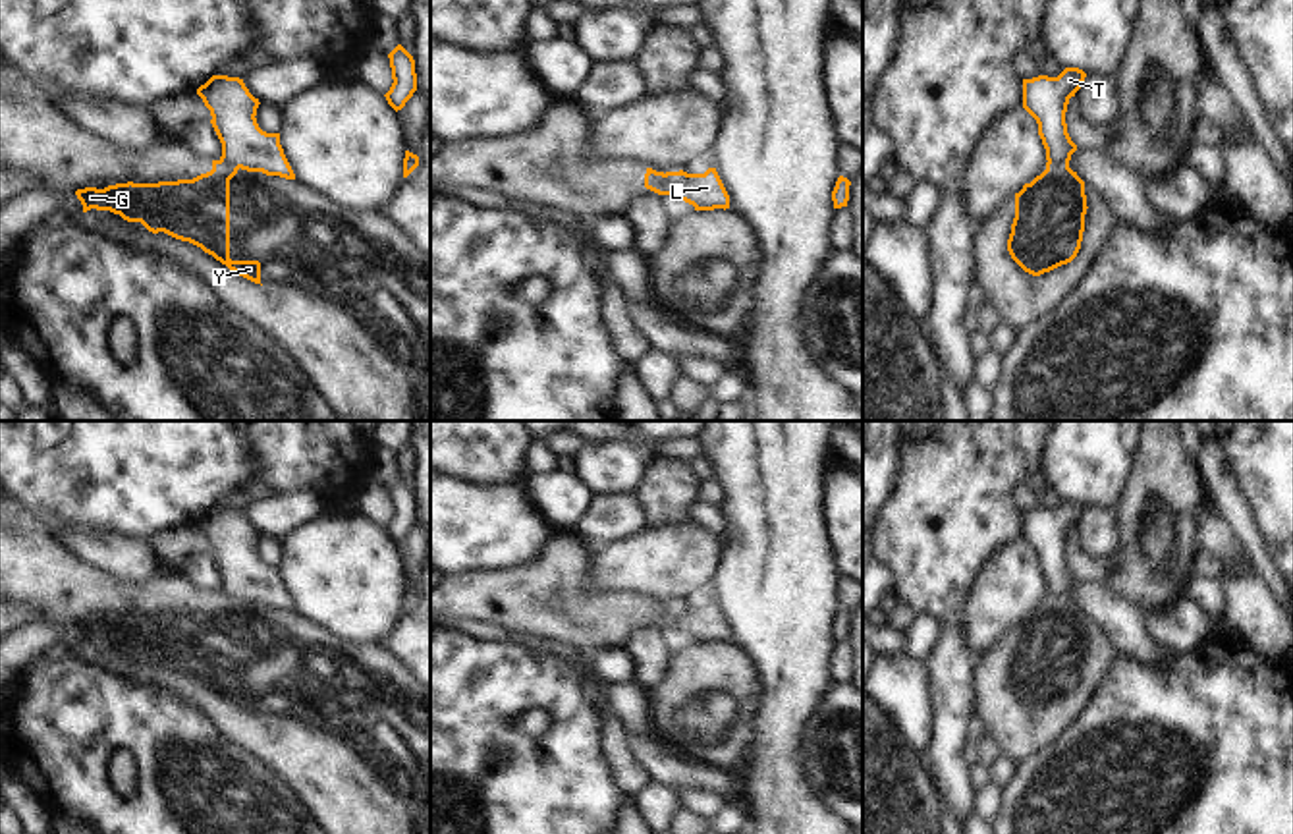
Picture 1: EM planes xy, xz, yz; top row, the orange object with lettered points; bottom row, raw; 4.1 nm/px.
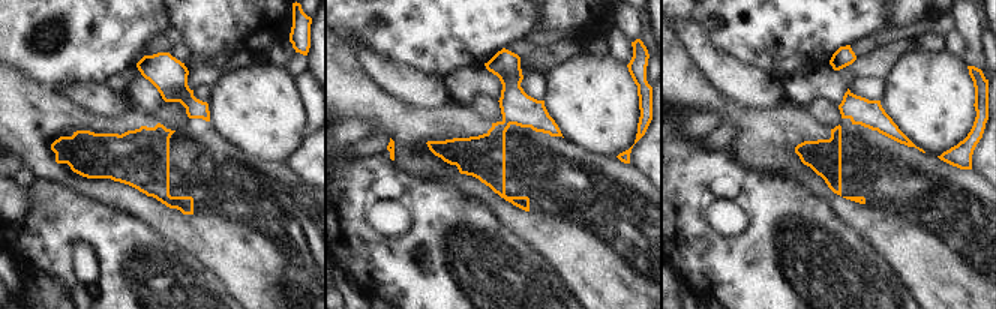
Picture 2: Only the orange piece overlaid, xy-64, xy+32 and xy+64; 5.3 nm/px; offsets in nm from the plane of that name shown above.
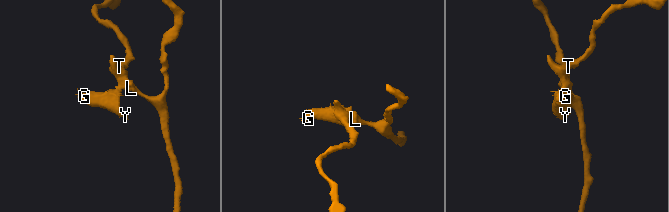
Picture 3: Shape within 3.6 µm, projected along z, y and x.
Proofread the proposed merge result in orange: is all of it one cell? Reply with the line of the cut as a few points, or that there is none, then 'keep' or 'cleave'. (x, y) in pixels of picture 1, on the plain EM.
xz (664, 607), (660, 626) | cleave

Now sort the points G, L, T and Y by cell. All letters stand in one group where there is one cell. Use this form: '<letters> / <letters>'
G Y / L T

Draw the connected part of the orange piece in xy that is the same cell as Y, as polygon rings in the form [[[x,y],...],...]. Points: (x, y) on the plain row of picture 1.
[[[212,593],[212,602],[193,612],[158,614],[158,616],[116,616],[104,622],[85,620],[75,627],[83,637],[83,645],[110,643],[127,654],[141,654],[149,664],[164,664],[176,672],[189,674],[212,687],[235,707],[261,716],[259,693],[232,693],[230,691],[230,612],[237,600]]]

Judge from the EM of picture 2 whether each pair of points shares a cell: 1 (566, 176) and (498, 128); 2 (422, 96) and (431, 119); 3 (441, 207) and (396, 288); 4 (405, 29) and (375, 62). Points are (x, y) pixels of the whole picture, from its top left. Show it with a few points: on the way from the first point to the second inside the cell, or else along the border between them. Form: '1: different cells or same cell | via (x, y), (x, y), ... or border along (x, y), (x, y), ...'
1: same cell | via (549, 176), (515, 144)
2: different cells | border along (395, 96), (419, 108), (440, 108), (449, 101)
3: same cell | via (423, 227), (396, 254), (396, 269)
4: different cells | border along (356, 53), (371, 48), (387, 59), (414, 69)

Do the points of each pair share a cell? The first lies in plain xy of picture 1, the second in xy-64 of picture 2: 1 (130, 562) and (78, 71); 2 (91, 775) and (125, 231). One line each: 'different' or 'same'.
1: different
2: same

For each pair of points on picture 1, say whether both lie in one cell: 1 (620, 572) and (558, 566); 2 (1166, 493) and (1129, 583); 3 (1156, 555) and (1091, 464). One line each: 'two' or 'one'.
1: two
2: one
3: two

